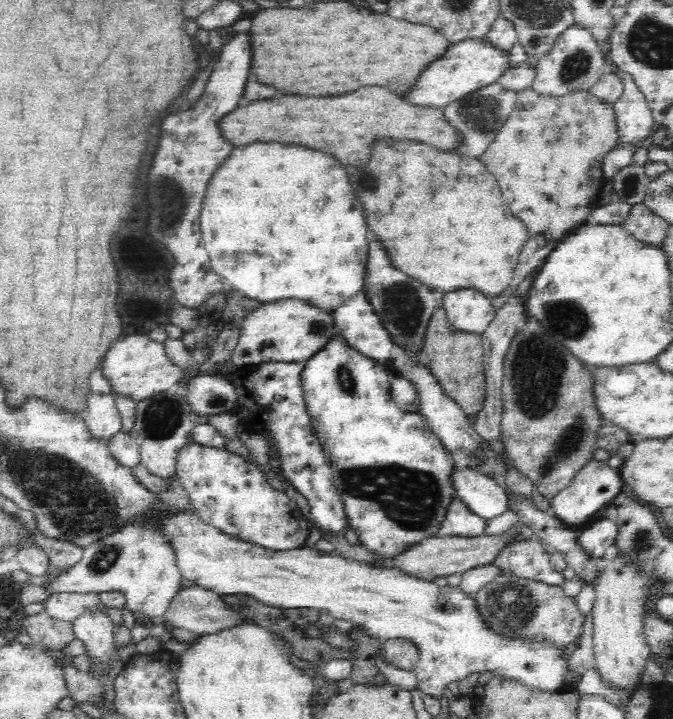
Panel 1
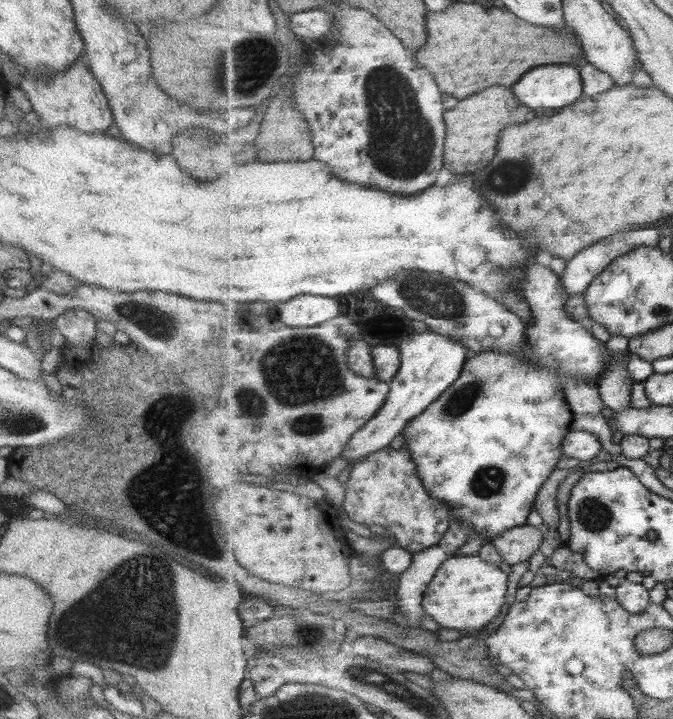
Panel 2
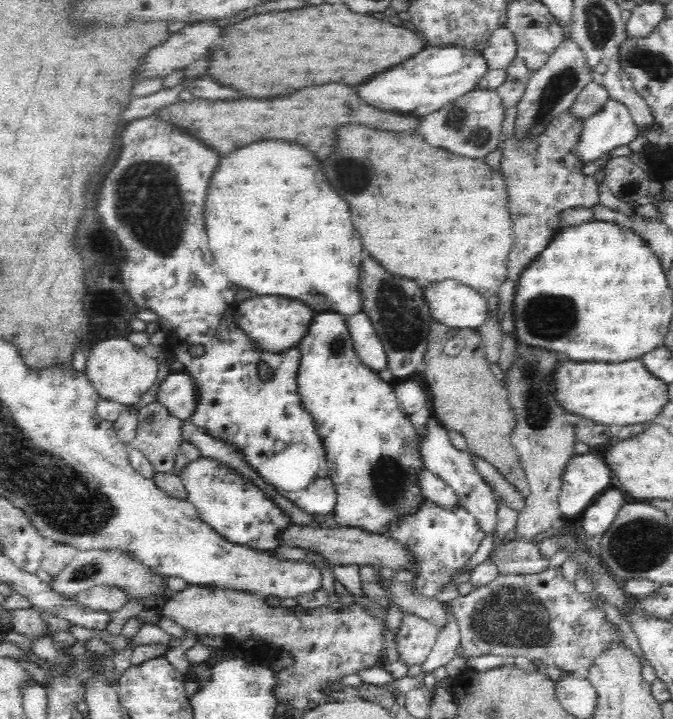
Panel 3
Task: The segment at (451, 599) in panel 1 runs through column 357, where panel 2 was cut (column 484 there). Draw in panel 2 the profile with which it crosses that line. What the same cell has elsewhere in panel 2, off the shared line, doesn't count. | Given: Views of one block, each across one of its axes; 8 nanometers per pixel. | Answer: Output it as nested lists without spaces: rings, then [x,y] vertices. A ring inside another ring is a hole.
[[[478,554],[458,555],[448,558],[437,570],[424,594],[424,612],[443,628],[463,631],[466,638],[479,629],[493,624],[501,614],[507,596],[507,574],[499,565],[483,560]]]

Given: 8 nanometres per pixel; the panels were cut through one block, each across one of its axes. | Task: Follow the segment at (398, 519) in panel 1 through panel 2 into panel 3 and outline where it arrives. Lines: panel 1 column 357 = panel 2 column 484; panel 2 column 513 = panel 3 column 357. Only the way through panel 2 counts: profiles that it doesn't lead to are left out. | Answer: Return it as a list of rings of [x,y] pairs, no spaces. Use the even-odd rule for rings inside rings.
[[[329,312],[317,313],[313,318],[312,324],[307,333],[306,338],[304,338],[304,340],[302,340],[297,346],[301,354],[297,374],[297,391],[301,397],[301,403],[305,408],[305,411],[312,415],[313,423],[317,428],[317,433],[321,437],[322,444],[325,446],[325,457],[327,460],[327,467],[329,468],[329,477],[333,481],[337,493],[337,503],[332,515],[334,515],[336,522],[340,527],[360,528],[370,534],[377,535],[384,534],[386,530],[390,530],[391,532],[391,530],[395,528],[398,519],[413,515],[420,508],[420,505],[425,503],[424,499],[426,498],[422,493],[422,489],[420,489],[420,479],[418,478],[419,472],[422,469],[426,469],[424,466],[424,459],[421,455],[421,449],[419,448],[420,433],[418,433],[410,423],[408,415],[403,413],[401,408],[398,407],[396,395],[388,381],[384,381],[380,376],[380,373],[374,372],[369,366],[366,366],[362,360],[360,360],[360,357],[353,349],[349,332],[346,332],[344,329],[342,317],[330,314]]]

